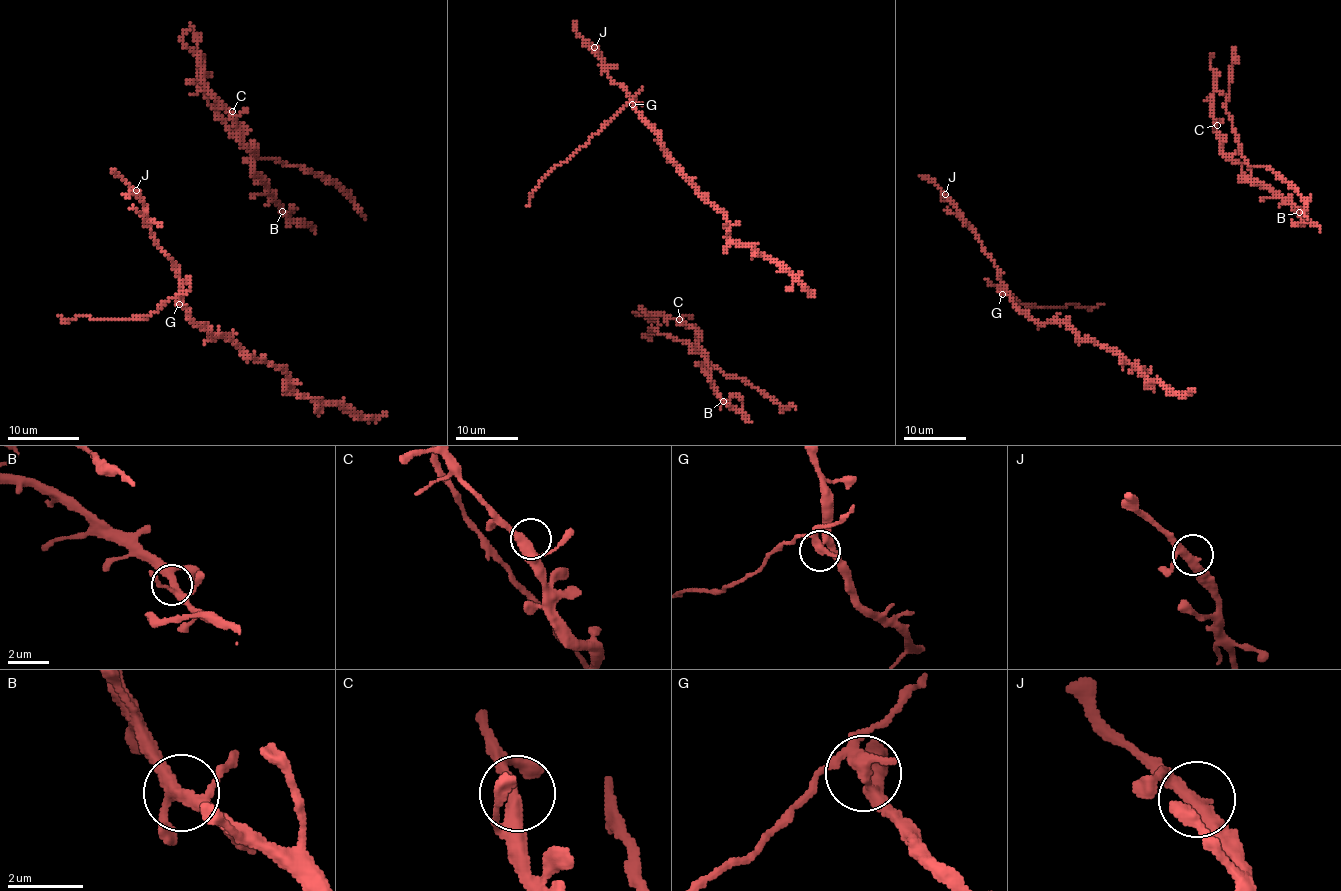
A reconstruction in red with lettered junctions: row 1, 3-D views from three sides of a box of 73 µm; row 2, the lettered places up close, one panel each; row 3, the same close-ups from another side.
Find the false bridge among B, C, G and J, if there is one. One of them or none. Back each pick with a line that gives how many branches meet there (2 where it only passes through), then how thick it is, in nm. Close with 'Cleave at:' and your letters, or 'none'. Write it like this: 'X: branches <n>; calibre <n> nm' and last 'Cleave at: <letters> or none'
G: branches 4; calibre 280 nm
Cleave at: G

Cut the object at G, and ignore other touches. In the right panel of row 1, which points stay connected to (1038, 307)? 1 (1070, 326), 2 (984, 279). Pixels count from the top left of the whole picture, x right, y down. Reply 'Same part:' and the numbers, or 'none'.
Same part: 2

